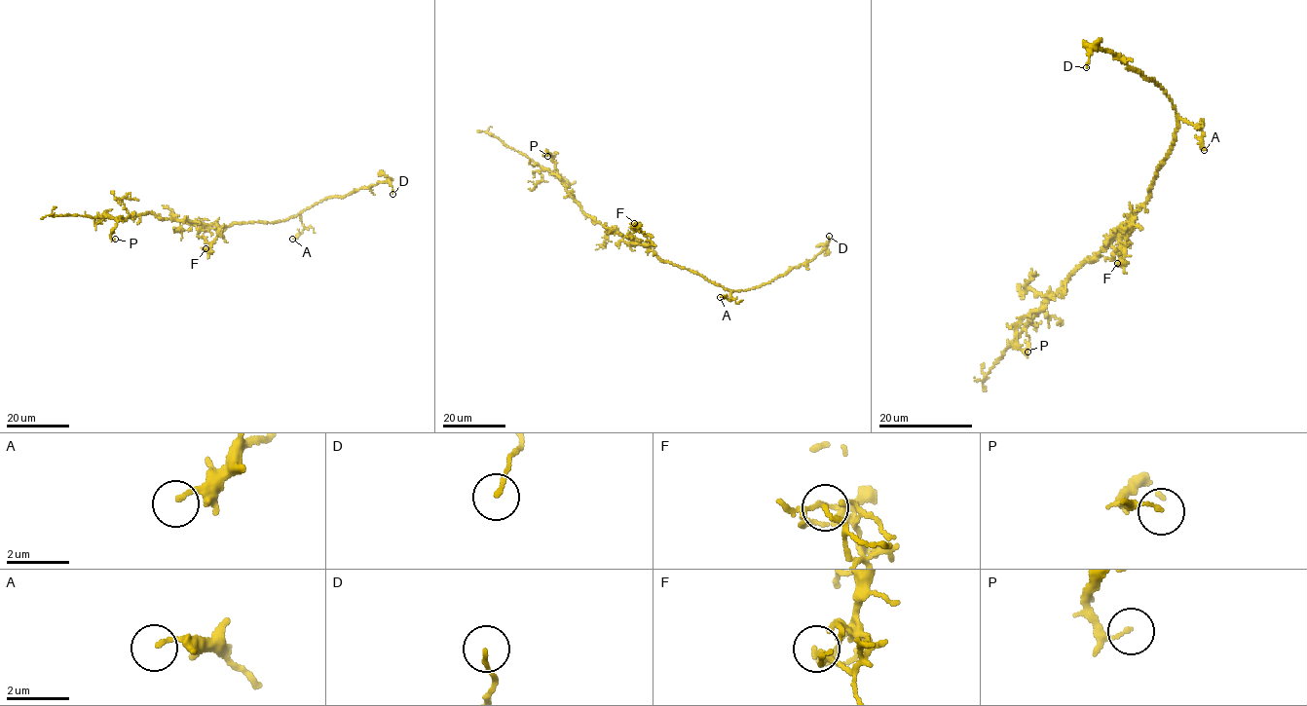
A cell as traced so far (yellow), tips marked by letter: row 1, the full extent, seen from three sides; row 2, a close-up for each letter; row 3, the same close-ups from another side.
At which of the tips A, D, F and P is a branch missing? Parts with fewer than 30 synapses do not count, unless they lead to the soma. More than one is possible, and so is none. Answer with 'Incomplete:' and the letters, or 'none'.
Incomplete: none

